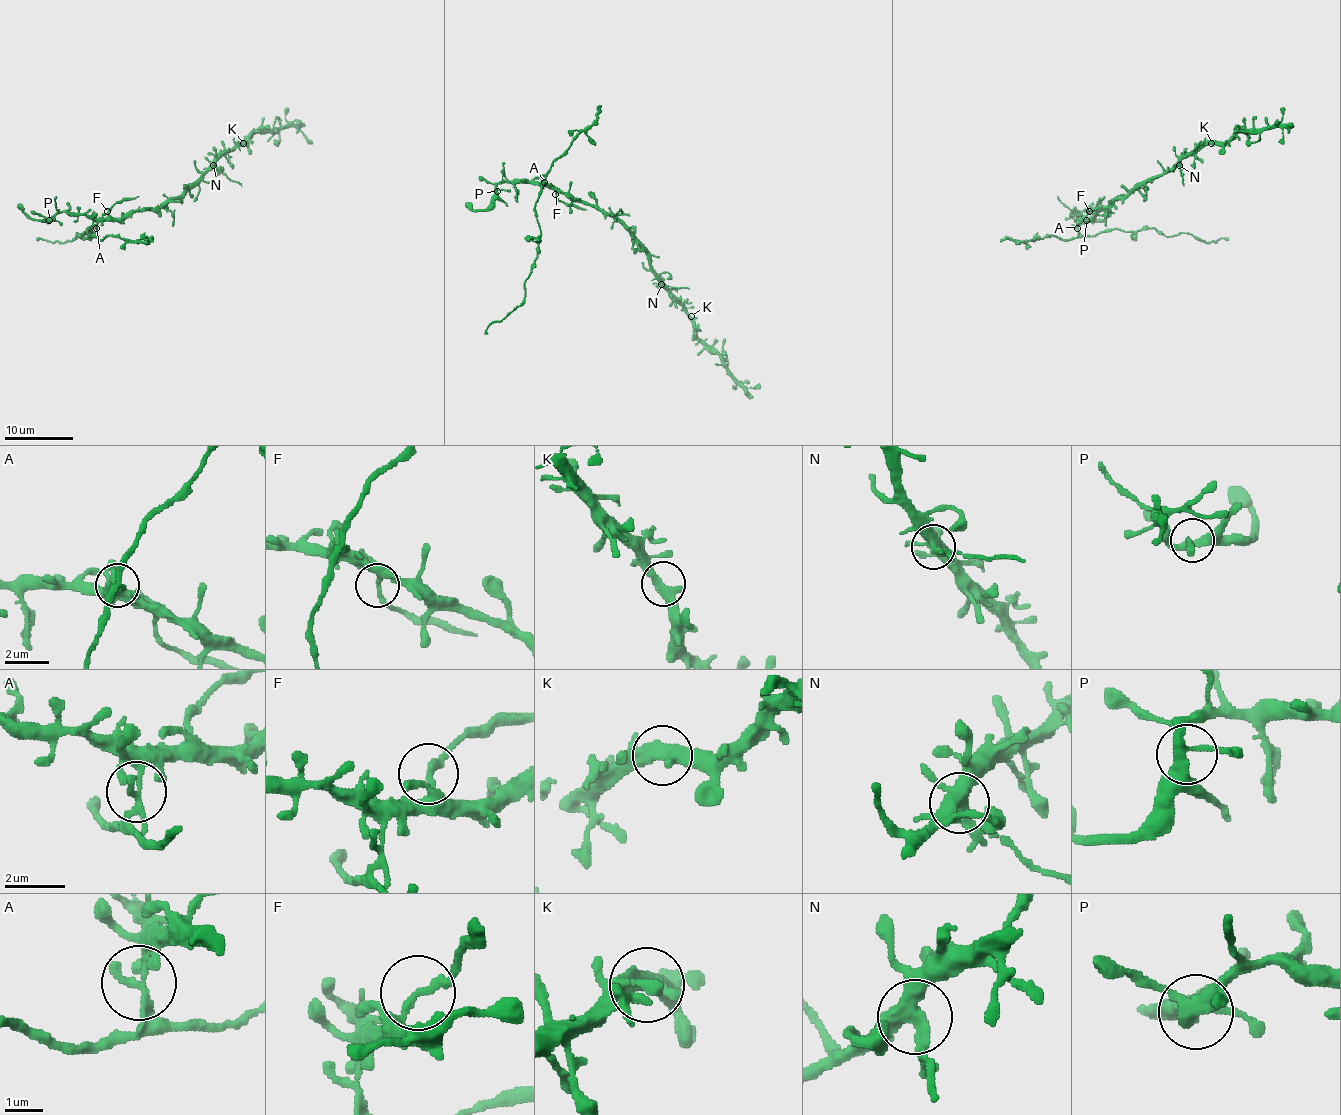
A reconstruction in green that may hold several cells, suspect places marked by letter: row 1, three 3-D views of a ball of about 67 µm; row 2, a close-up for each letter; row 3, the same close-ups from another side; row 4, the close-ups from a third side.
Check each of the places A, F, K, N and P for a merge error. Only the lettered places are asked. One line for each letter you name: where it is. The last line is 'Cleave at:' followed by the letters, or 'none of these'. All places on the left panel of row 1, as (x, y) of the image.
A: (96, 228)
F: (107, 211)
N: (213, 165)
Cleave at: A, F, N

